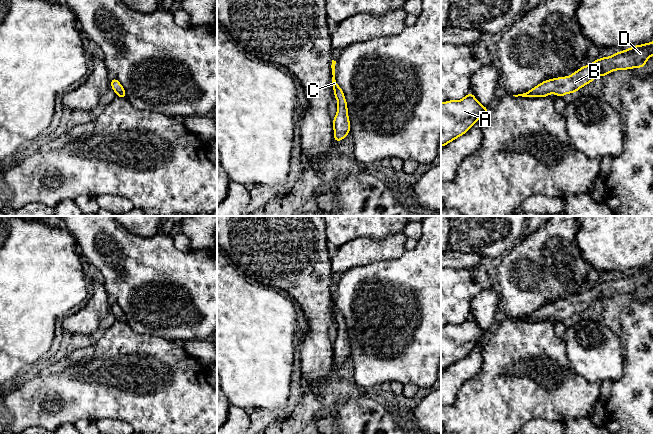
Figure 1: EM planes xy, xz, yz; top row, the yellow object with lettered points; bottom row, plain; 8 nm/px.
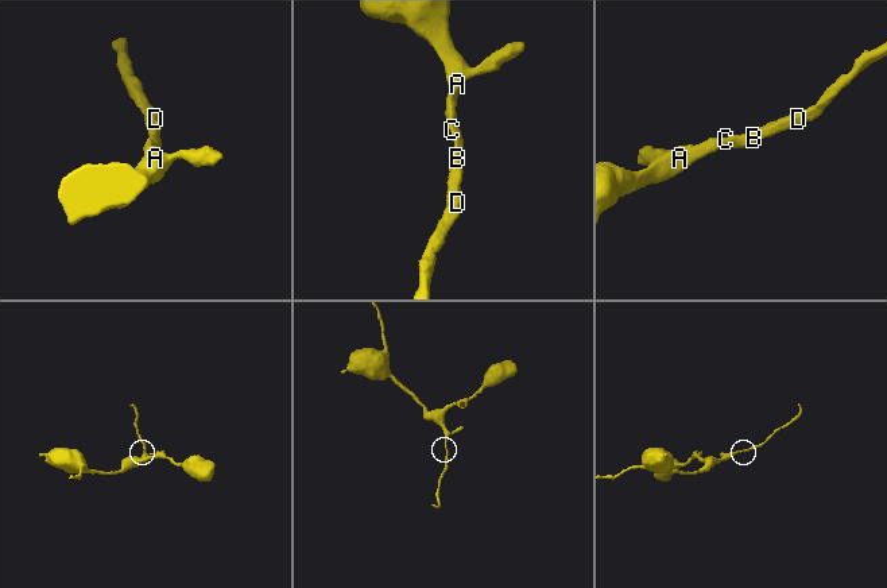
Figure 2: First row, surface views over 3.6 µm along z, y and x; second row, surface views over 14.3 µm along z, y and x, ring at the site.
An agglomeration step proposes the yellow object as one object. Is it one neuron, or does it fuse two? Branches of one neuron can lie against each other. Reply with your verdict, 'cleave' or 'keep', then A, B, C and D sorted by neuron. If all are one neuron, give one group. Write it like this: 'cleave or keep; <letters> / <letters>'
keep; A B C D

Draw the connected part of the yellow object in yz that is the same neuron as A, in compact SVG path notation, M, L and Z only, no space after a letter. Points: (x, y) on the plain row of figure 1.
M472 317L462 324L441 327L441 371L466 357L488 334Z

